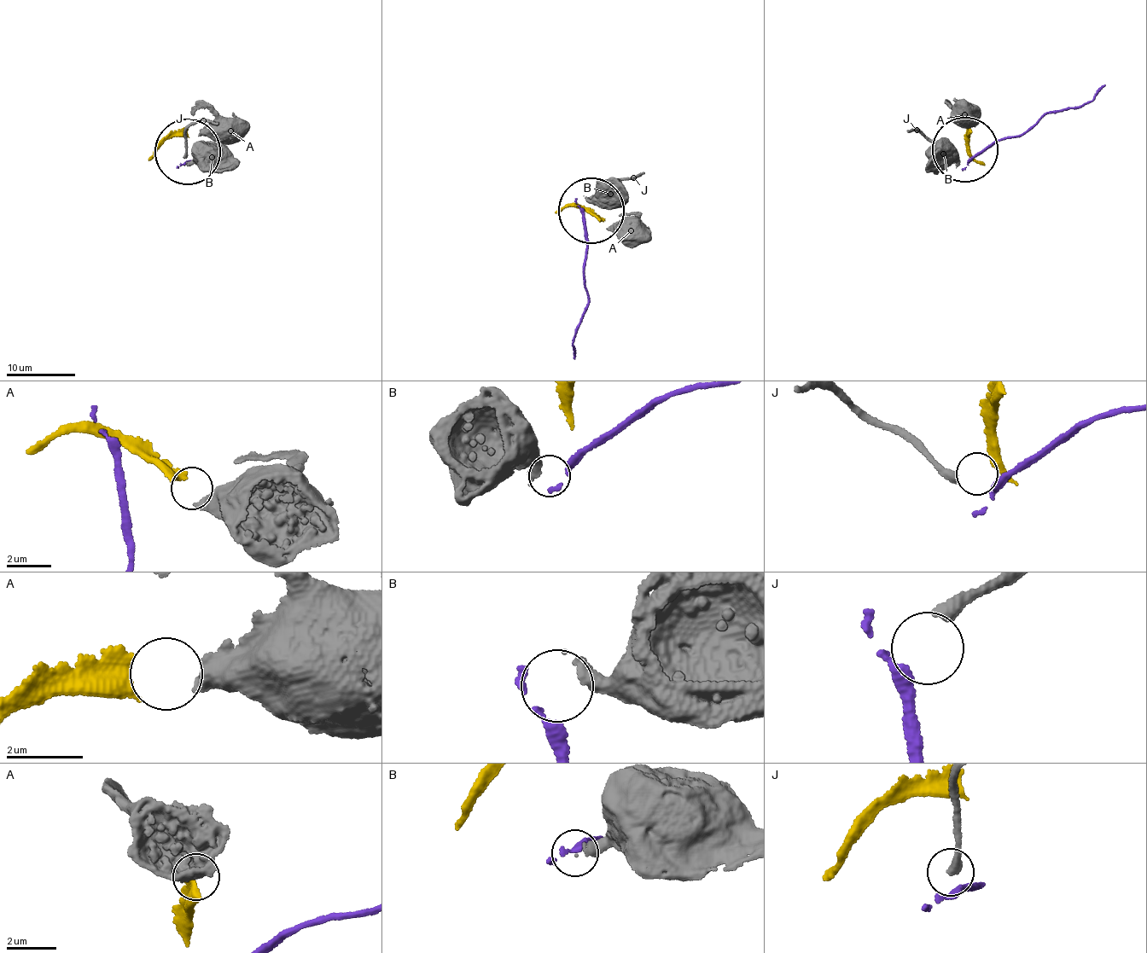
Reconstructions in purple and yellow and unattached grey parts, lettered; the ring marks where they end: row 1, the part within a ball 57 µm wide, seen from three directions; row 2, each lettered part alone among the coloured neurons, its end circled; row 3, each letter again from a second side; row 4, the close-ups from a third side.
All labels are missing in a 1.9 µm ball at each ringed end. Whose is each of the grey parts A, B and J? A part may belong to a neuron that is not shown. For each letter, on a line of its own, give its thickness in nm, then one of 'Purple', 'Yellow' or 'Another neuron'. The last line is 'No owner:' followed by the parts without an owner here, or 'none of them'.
A: Thickness 600 nm. Yellow
B: Thickness 480 nm. Purple
J: Thickness 360 nm. Another neuron
No owner: J

